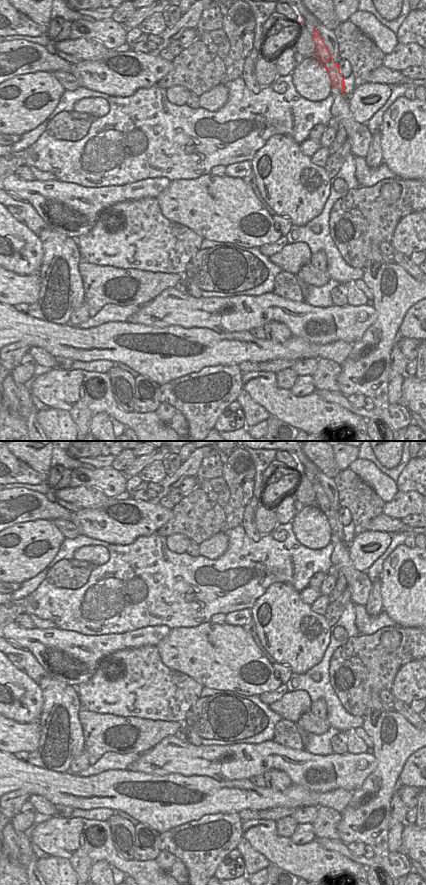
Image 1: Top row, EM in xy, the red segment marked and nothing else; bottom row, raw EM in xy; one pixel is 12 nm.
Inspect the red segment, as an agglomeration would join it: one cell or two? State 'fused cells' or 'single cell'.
single cell

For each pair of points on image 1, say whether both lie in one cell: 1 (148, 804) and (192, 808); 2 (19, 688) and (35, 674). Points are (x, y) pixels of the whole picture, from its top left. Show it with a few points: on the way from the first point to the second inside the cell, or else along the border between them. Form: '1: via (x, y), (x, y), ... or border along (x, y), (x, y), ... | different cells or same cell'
1: via (159, 804), (162, 807), (181, 807) | same cell
2: border along (22, 670), (37, 684) | different cells

